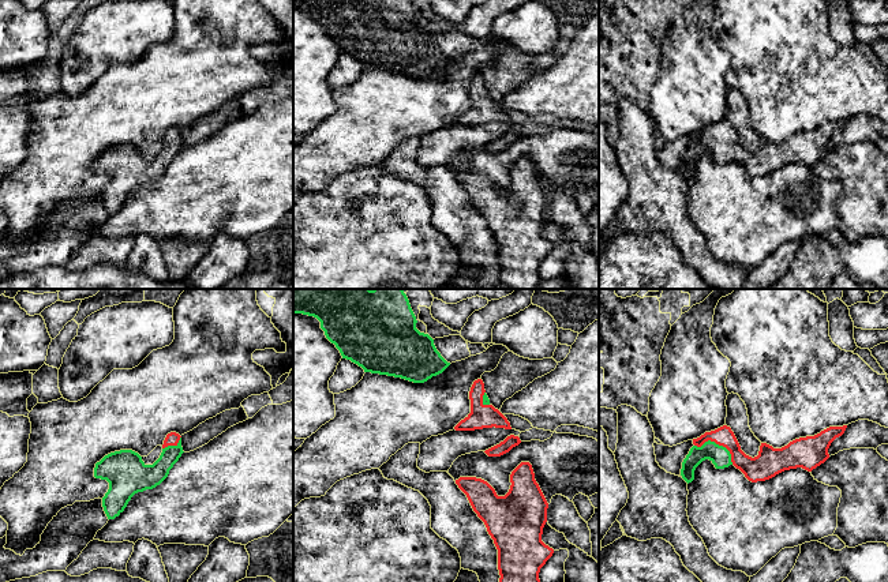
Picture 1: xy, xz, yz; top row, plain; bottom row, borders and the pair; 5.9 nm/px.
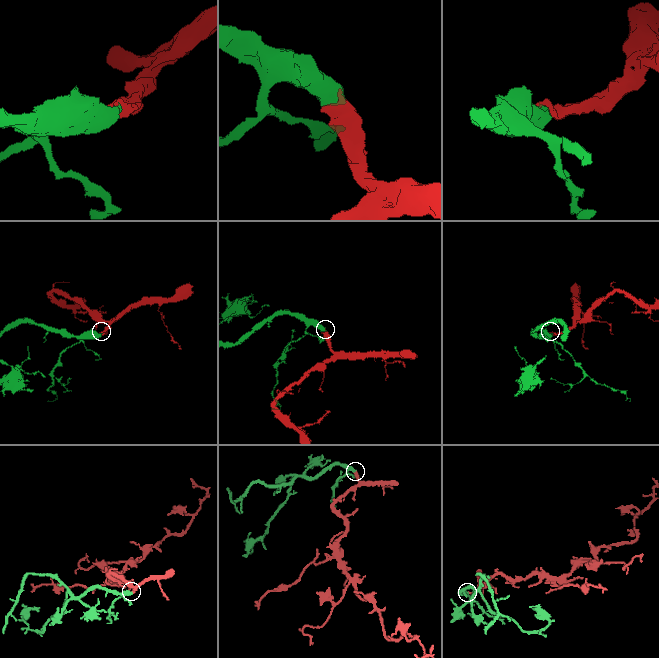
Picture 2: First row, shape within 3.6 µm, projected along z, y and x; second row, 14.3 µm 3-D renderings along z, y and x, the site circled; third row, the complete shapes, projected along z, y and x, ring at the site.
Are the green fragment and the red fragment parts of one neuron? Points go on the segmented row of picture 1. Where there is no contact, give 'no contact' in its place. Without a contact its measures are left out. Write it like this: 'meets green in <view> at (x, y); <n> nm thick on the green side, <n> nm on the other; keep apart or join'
meets green in yz at (718, 445); 120 nm thick on the green side, 130 nm on the other; join

